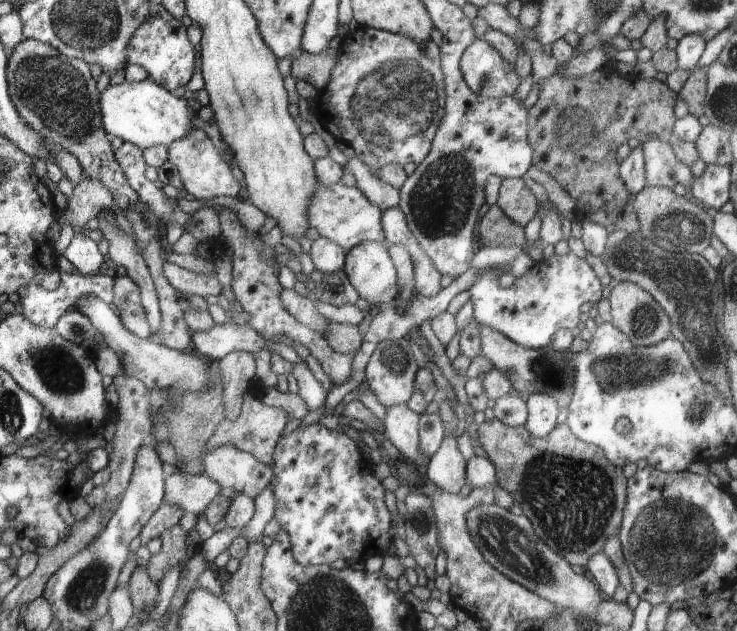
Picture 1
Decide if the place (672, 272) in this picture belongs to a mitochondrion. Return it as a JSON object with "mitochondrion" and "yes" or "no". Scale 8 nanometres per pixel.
{"mitochondrion":"yes"}

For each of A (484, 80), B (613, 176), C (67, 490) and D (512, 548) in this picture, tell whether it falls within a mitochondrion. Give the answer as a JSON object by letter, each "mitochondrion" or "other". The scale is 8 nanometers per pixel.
{"A":"mitochondrion","B":"other","C":"other","D":"mitochondrion"}

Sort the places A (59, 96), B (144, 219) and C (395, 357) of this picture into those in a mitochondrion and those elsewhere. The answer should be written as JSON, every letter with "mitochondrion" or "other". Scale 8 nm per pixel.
{"A":"mitochondrion","B":"mitochondrion","C":"mitochondrion"}

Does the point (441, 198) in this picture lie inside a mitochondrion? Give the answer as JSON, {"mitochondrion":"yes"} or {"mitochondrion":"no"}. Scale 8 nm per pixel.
{"mitochondrion":"yes"}

